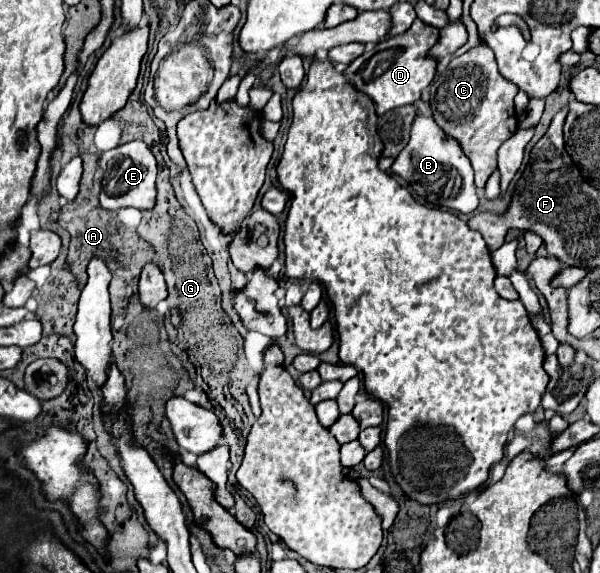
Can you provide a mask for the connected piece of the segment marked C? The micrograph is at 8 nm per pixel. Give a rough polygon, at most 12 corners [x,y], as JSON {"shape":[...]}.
{"shape":[[486,44],[430,84],[432,116],[462,144],[478,190],[518,130],[518,86]]}

